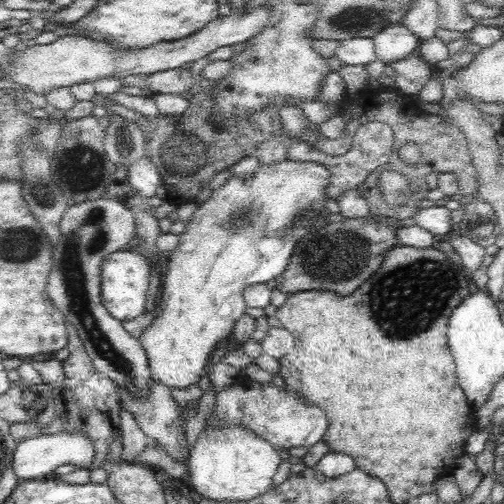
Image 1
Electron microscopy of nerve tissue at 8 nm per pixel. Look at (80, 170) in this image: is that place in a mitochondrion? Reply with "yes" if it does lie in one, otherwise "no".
yes

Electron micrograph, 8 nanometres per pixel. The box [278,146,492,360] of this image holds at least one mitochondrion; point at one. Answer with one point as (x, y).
(391, 303)

